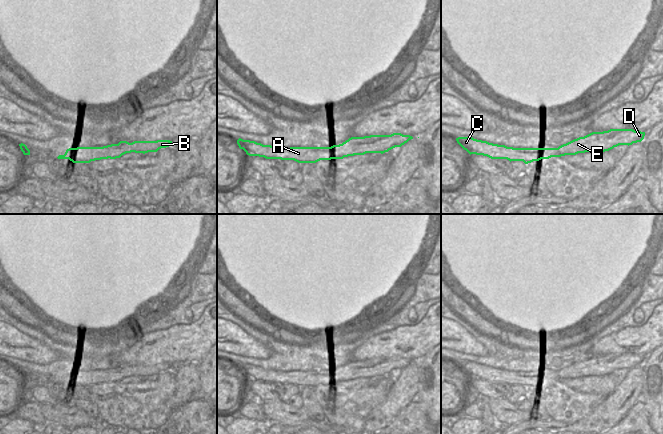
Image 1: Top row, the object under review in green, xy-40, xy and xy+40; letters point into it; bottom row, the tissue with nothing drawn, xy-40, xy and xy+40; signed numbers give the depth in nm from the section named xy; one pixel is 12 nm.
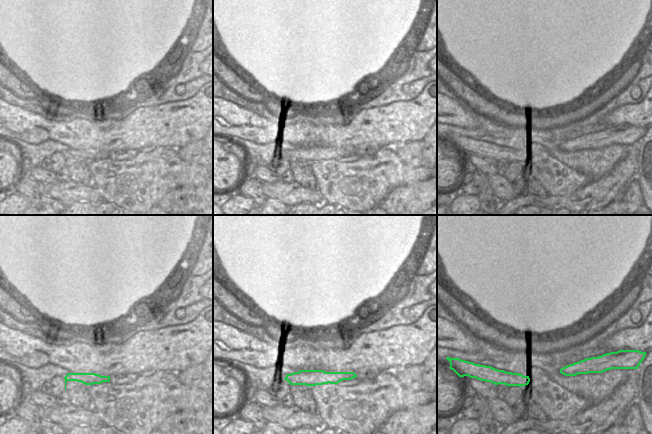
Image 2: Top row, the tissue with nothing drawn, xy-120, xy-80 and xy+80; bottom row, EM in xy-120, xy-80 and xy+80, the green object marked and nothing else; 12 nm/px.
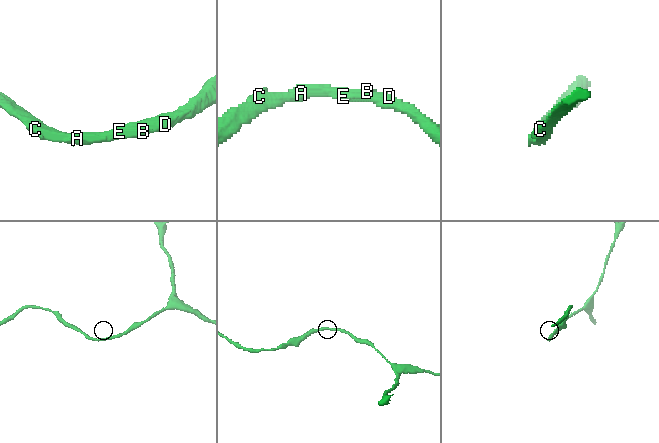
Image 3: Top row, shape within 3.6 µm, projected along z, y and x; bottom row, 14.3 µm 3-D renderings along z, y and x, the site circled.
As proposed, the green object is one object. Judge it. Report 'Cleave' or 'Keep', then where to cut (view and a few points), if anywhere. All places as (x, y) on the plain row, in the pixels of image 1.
Keep. No split.

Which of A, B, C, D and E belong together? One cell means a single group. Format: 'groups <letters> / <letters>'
groups A B C D E

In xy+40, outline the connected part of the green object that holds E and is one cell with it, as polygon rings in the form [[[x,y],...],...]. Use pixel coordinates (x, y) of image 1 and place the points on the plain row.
[[[610,353],[603,356],[592,356],[579,361],[558,372],[513,372],[489,367],[472,361],[458,361],[457,367],[470,379],[483,379],[491,383],[523,385],[525,388],[551,381],[576,379],[585,376],[605,376],[619,369],[632,369],[644,363],[645,356],[633,353]]]

